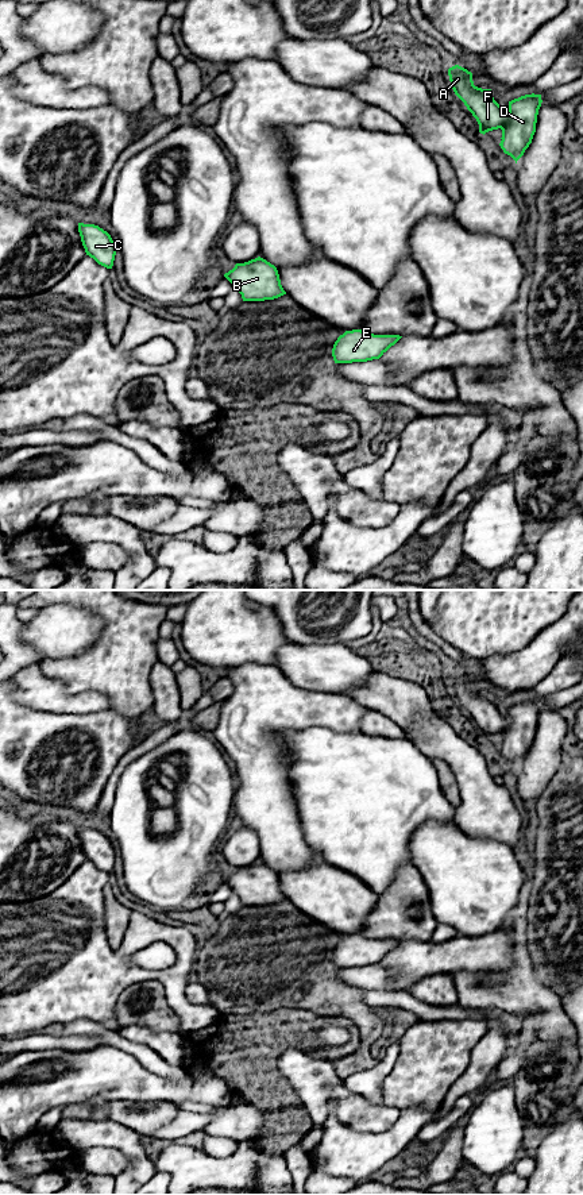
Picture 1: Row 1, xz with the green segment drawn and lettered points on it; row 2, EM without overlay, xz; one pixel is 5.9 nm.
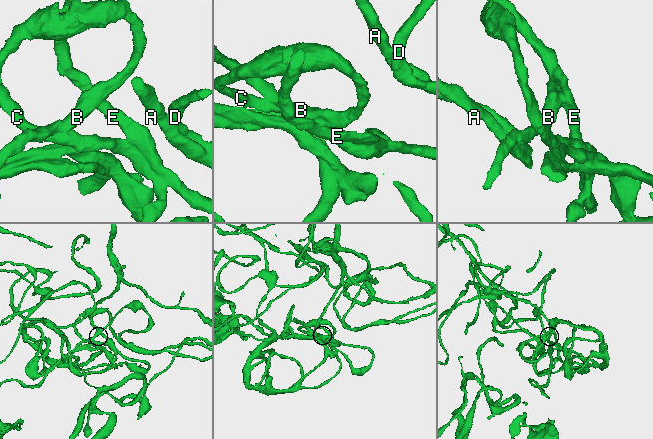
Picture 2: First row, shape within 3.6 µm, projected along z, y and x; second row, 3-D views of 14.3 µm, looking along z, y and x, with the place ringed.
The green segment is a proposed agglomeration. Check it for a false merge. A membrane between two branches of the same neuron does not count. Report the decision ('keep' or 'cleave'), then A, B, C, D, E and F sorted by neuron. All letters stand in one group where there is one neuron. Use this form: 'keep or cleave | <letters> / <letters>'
keep | A B C D E F

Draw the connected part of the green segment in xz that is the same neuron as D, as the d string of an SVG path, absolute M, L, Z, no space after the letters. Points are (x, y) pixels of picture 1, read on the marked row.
M455 65L448 69L451 86L455 95L464 103L479 124L479 132L502 130L499 143L505 154L516 163L532 143L536 132L541 95L525 95L509 101L509 112L494 100L491 89L482 89L474 85L472 73Z

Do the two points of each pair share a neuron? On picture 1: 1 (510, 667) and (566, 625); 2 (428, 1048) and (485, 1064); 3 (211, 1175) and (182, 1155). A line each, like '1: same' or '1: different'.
1: same
2: different
3: same

